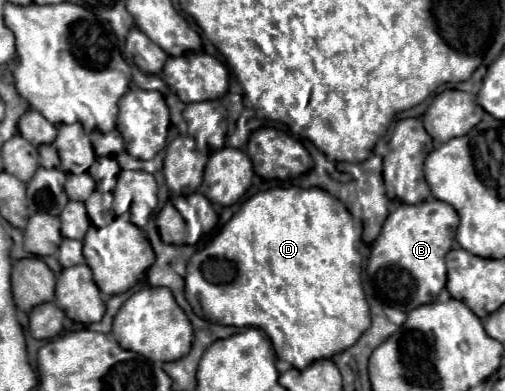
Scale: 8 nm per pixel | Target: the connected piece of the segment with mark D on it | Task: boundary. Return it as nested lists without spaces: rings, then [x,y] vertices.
[[[291,186],[259,192],[203,250],[193,254],[185,276],[186,299],[194,312],[210,322],[265,330],[277,358],[307,368],[313,360],[331,358],[353,346],[369,328],[369,306],[361,288],[361,230],[363,224],[325,190]]]

